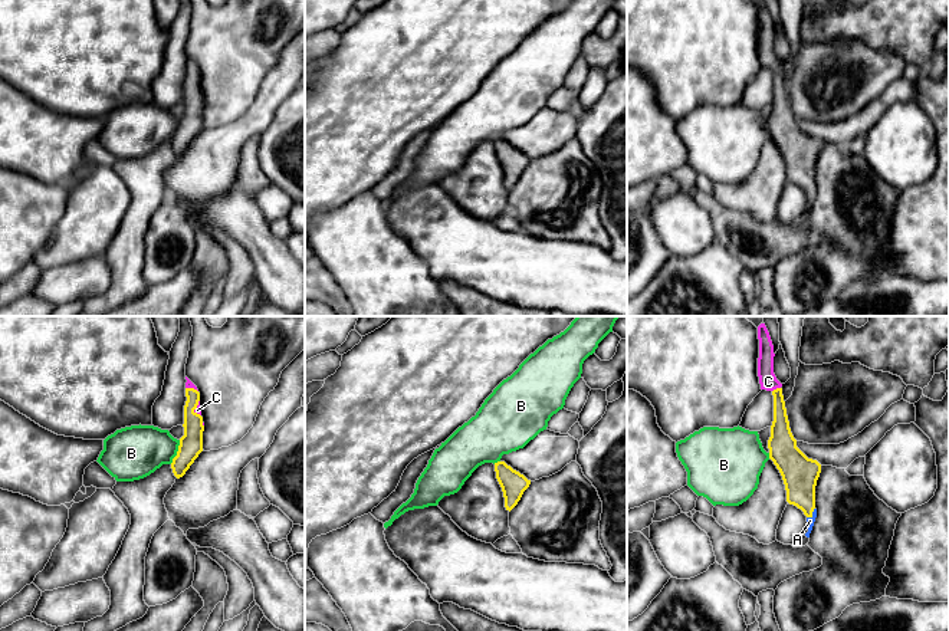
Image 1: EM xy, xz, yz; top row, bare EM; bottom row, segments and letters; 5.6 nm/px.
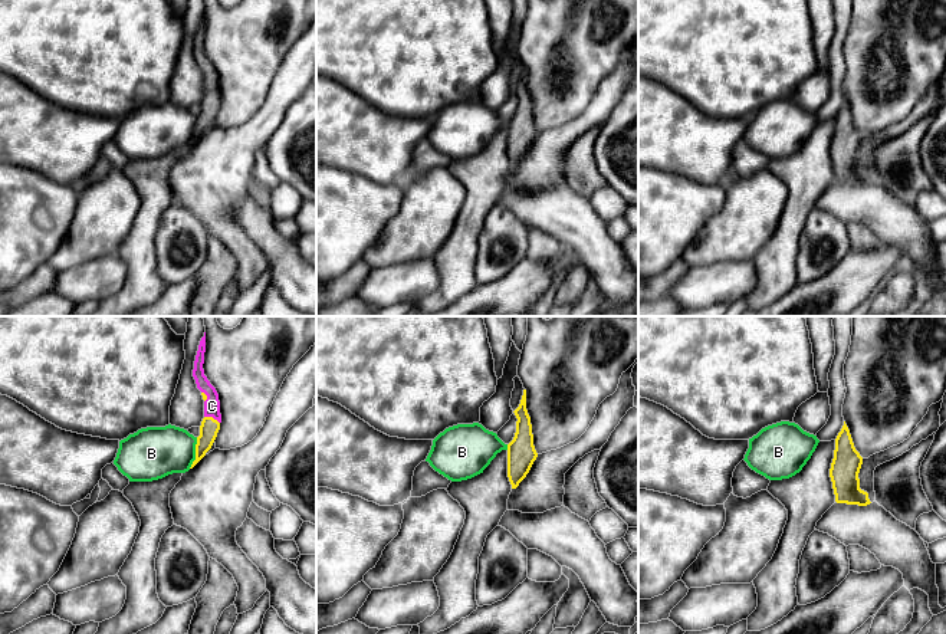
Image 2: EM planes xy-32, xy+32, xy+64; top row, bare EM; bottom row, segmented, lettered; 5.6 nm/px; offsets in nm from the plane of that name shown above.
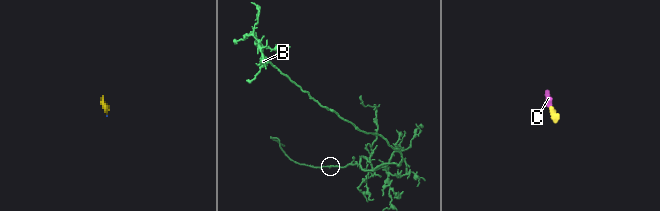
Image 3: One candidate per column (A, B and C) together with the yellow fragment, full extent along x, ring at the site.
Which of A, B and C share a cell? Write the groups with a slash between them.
A C / B

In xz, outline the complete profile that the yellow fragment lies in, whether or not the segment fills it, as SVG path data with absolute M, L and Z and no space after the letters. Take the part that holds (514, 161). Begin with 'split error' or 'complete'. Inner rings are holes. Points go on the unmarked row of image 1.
complete; M505 139L495 141L496 157L502 165L506 188L512 188L521 178L531 158L513 148Z

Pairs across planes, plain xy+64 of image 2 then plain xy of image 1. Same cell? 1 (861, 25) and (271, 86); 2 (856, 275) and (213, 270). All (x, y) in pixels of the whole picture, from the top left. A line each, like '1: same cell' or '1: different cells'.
1: different cells
2: different cells

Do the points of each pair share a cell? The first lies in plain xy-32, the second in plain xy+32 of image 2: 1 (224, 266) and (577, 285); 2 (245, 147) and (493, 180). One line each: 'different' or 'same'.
1: different
2: different

